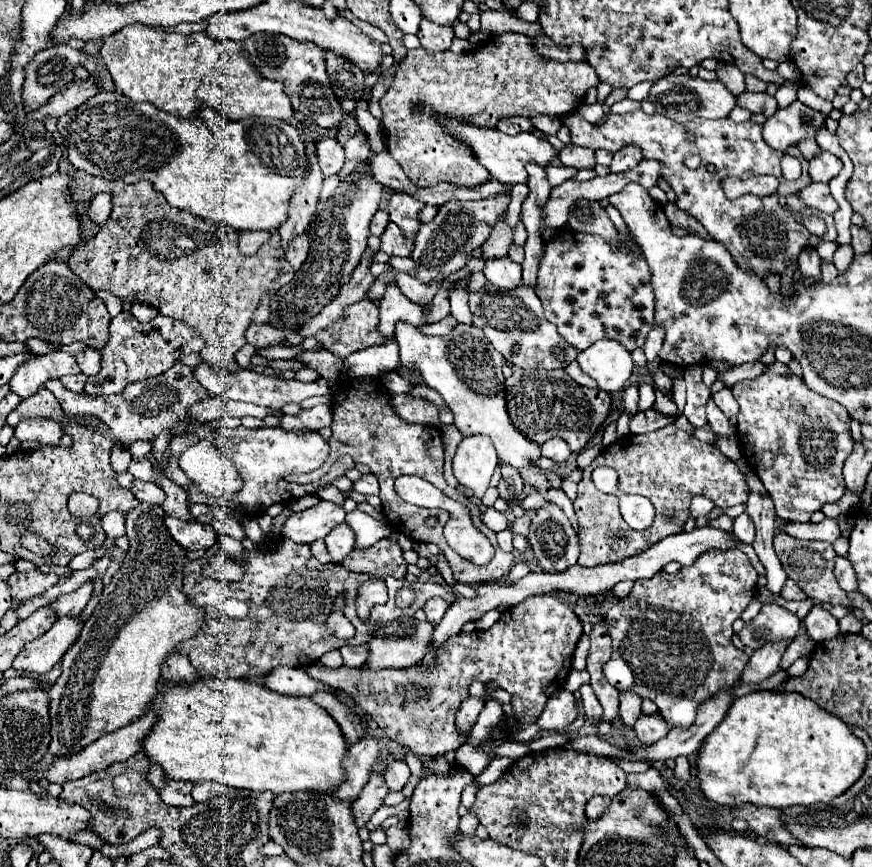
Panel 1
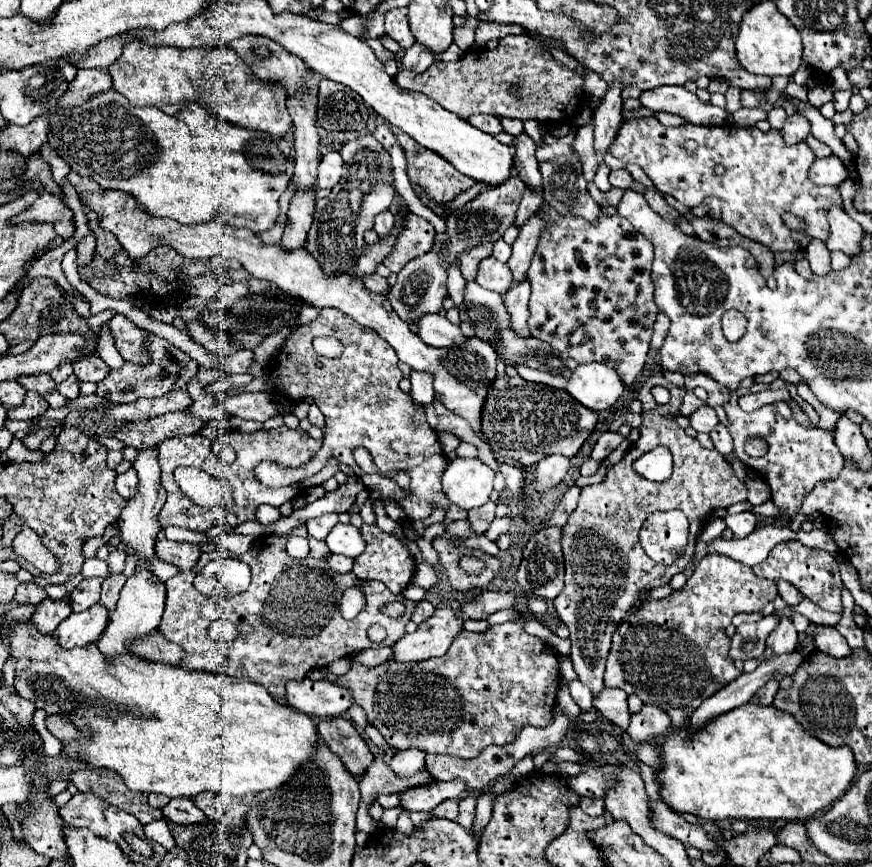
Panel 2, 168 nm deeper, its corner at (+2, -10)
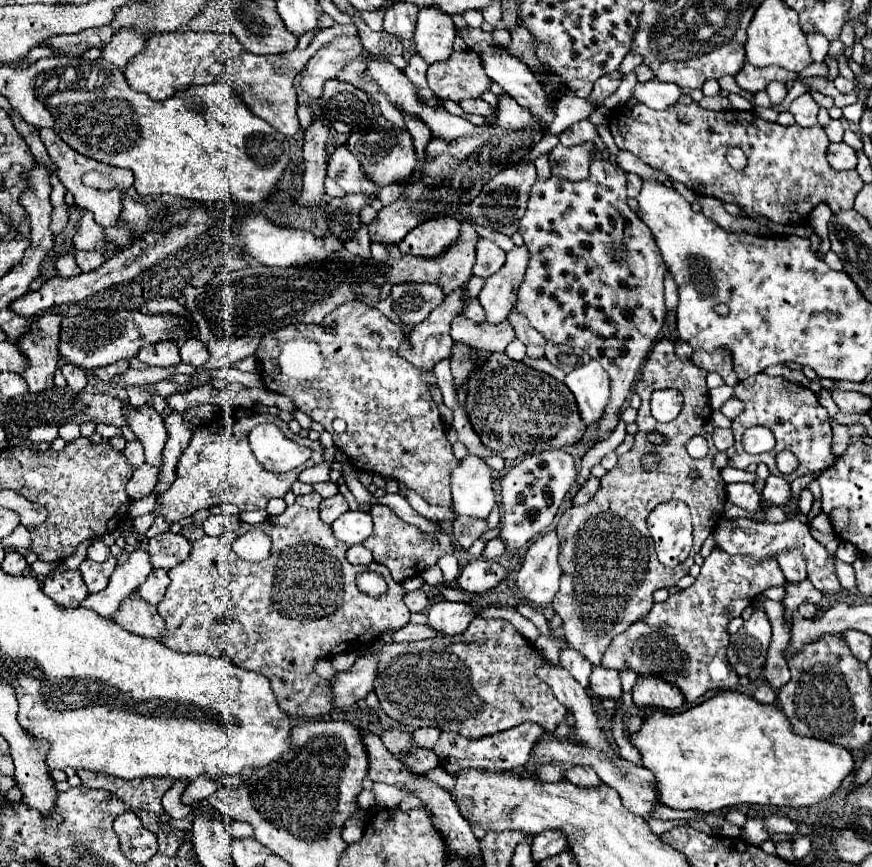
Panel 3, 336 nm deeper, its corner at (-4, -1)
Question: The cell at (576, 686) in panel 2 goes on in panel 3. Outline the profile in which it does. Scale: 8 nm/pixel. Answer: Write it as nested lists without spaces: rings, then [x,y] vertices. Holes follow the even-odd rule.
[[[573,647],[561,649],[561,665],[563,665],[583,687],[589,687],[591,663],[589,663],[589,659],[583,659],[583,655],[579,655],[579,651],[575,651]]]

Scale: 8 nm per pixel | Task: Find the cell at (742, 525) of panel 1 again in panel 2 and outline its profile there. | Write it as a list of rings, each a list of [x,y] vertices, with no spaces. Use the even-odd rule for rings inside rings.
[[[741,512],[737,516],[727,516],[725,522],[727,522],[727,528],[731,528],[735,538],[749,536],[755,530],[755,526],[757,526],[757,518],[751,512]]]

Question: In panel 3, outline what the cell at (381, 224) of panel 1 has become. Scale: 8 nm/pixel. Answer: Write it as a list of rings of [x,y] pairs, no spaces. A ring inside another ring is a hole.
[[[391,183],[391,185],[387,185],[387,187],[383,187],[379,191],[379,197],[377,199],[379,199],[381,205],[387,205],[387,203],[397,201],[401,197],[401,193],[403,193],[403,185],[401,183]]]

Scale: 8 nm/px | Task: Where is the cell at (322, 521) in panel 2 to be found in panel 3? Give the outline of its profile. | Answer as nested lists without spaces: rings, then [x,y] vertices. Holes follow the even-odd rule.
[[[337,493],[335,497],[329,497],[329,499],[321,501],[321,519],[325,523],[333,523],[345,511],[349,511],[349,505],[347,505],[347,501],[345,501],[345,497],[341,493]]]

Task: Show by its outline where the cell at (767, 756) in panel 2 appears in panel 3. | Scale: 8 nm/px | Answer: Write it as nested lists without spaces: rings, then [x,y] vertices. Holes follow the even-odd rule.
[[[721,691],[683,713],[669,715],[653,711],[645,717],[641,729],[629,737],[629,743],[641,753],[643,767],[655,775],[659,803],[671,809],[693,809],[699,813],[711,813],[739,803],[813,805],[833,795],[853,771],[853,757],[845,747],[795,735],[781,709],[761,705],[753,697],[737,691]]]

